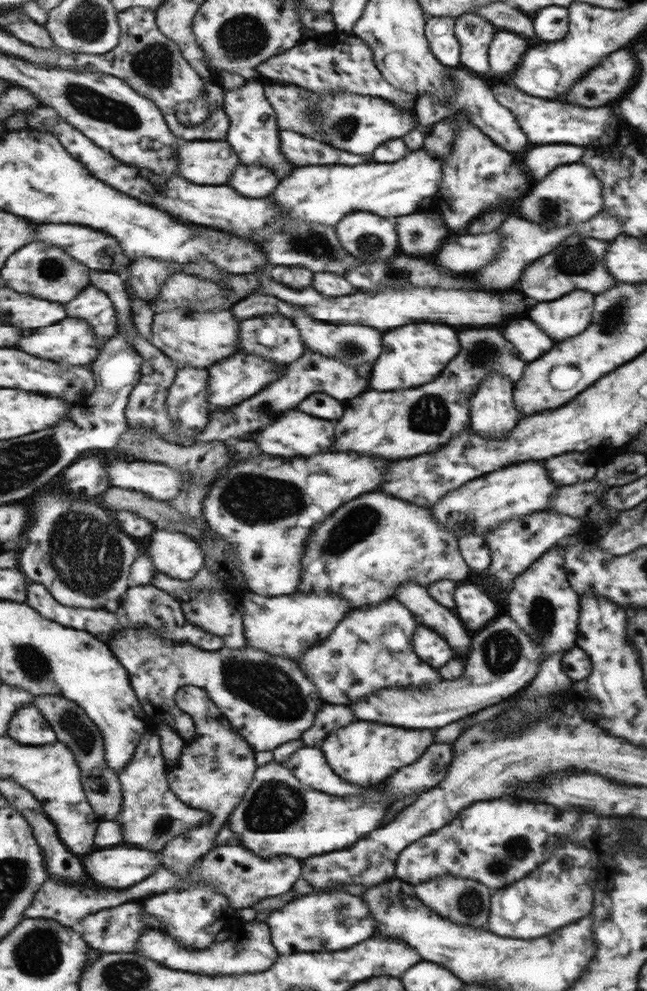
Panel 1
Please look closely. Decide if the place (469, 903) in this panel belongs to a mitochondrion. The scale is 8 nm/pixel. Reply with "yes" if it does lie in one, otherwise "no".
yes

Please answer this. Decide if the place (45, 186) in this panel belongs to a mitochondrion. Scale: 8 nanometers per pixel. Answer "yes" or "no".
no

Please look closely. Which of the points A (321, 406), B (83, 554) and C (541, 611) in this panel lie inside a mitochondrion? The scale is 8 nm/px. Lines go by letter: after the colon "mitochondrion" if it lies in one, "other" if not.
A: other
B: mitochondrion
C: mitochondrion

